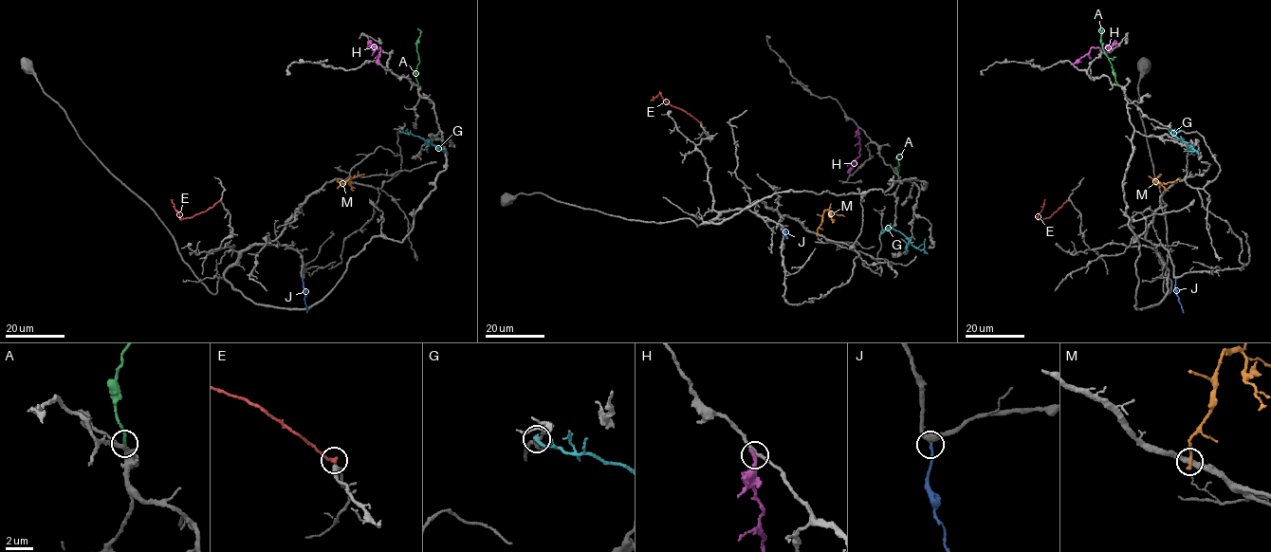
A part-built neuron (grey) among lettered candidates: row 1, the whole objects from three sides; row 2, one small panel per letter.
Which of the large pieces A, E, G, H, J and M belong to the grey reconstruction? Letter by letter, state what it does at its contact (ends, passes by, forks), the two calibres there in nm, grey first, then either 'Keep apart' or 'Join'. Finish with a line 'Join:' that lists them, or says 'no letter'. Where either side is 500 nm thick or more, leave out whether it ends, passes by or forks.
A: It ends there. Thickness 300 nm (grey) against 190 nm. Keep apart
E: It ends there. Thickness 260 nm (grey) against 280 nm. Join
G: It ends there. Thickness 160 nm (grey) against 300 nm. Keep apart
H: It ends there. Thickness 200 nm (grey) against 260 nm. Keep apart
J: It ends there. Thickness 400 nm (grey) against 190 nm. Join
M: It ends there. Thickness 400 nm (grey) against 280 nm. Keep apart
Join: E, J

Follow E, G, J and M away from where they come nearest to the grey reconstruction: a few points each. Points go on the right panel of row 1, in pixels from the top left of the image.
E: (1067, 200), (1050, 217), (1040, 219), (1038, 216), (1045, 199)
G: (1180, 131), (1172, 134), (1195, 150), (1184, 152)
J: (1175, 279), (1175, 289), (1183, 312)
M: (1178, 179), (1155, 184), (1161, 174)

